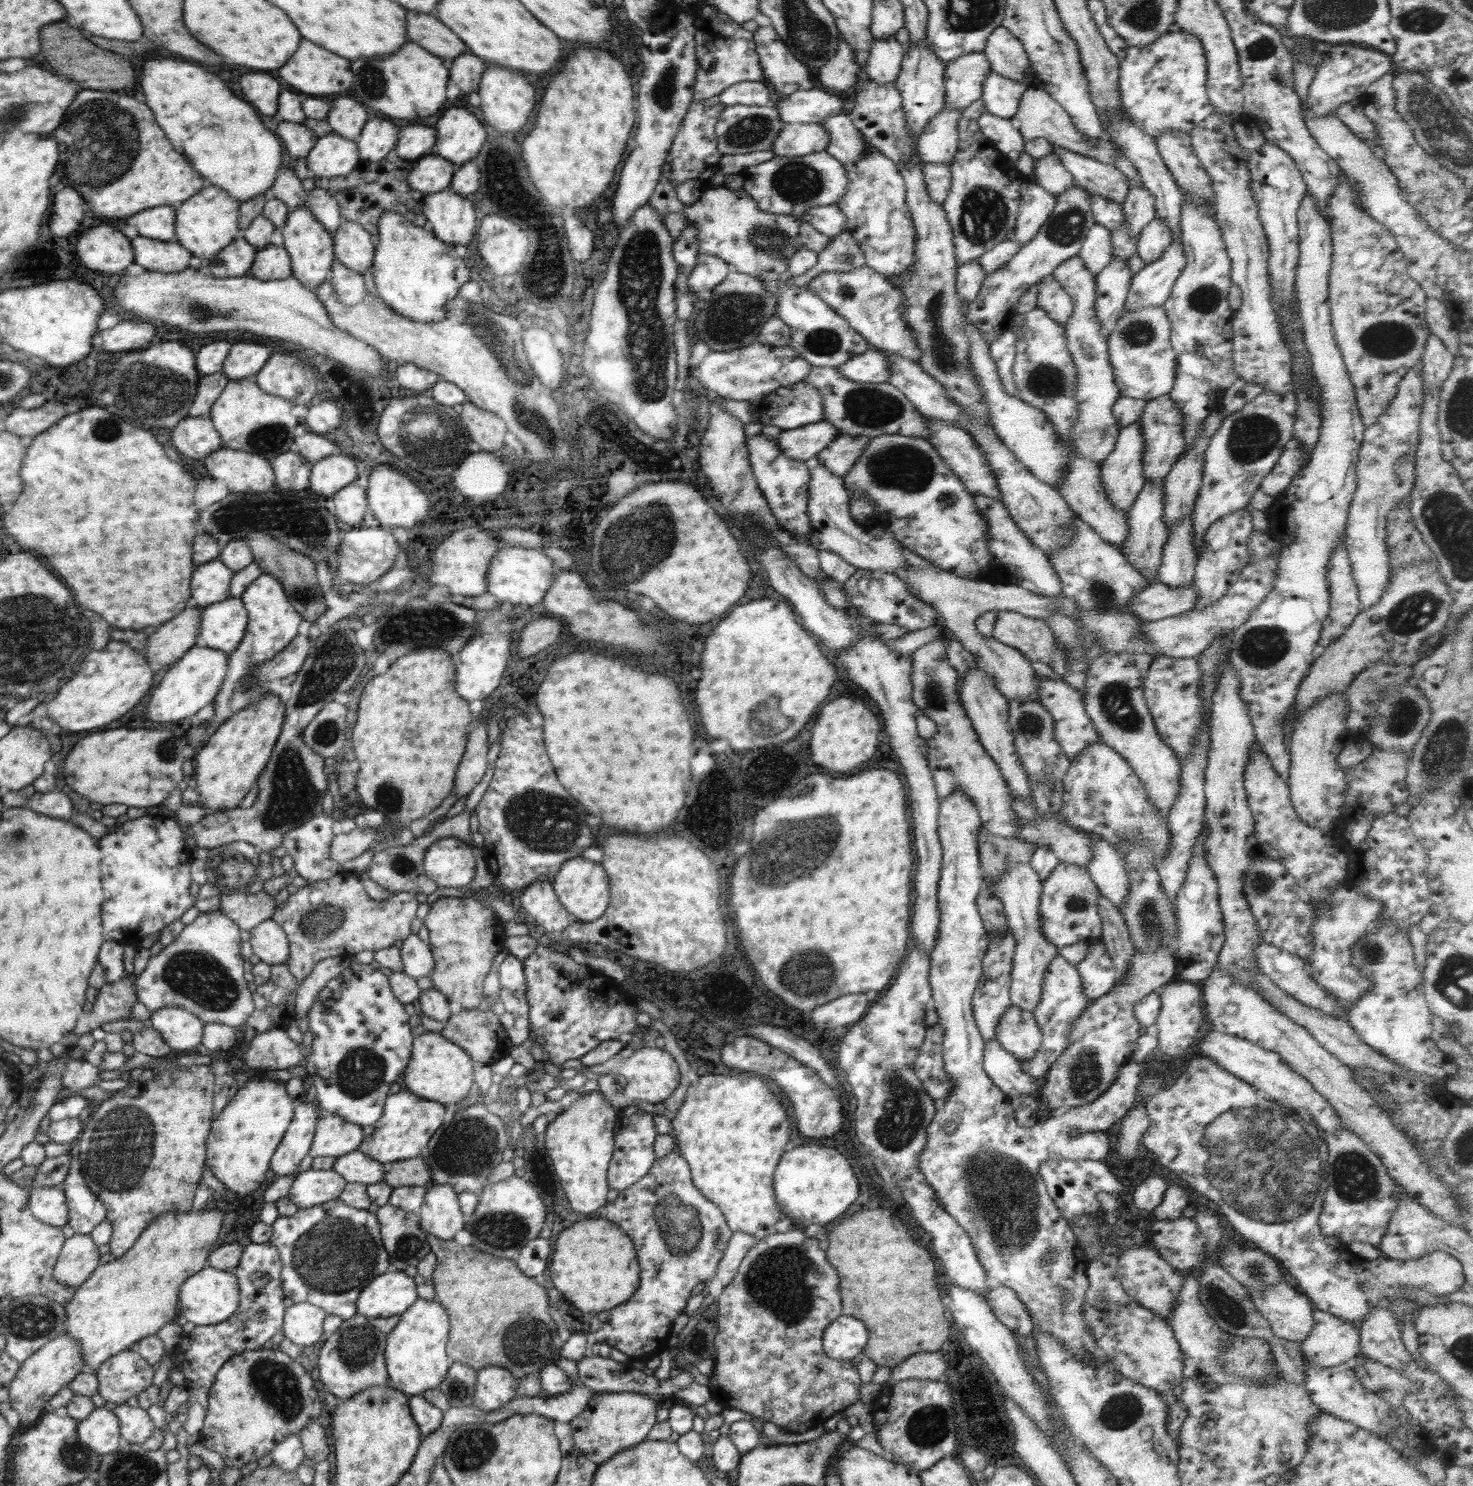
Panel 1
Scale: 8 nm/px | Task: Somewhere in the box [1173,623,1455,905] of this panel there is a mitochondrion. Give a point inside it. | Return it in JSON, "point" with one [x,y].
{"point":[1406,713]}

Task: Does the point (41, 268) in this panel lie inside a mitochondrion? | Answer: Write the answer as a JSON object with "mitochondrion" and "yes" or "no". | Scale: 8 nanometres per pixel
{"mitochondrion":"no"}

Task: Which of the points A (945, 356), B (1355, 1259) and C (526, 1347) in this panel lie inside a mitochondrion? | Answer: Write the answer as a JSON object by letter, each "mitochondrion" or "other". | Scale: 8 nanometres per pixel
{"A":"mitochondrion","B":"other","C":"mitochondrion"}

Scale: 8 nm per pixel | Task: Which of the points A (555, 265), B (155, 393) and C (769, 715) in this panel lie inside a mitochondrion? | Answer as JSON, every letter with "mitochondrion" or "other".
{"A":"other","B":"mitochondrion","C":"mitochondrion"}

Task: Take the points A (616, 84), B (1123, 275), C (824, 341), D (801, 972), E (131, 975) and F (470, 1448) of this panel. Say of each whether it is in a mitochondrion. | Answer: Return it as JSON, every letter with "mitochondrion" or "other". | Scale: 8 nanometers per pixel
{"A":"other","B":"other","C":"mitochondrion","D":"mitochondrion","E":"other","F":"mitochondrion"}

